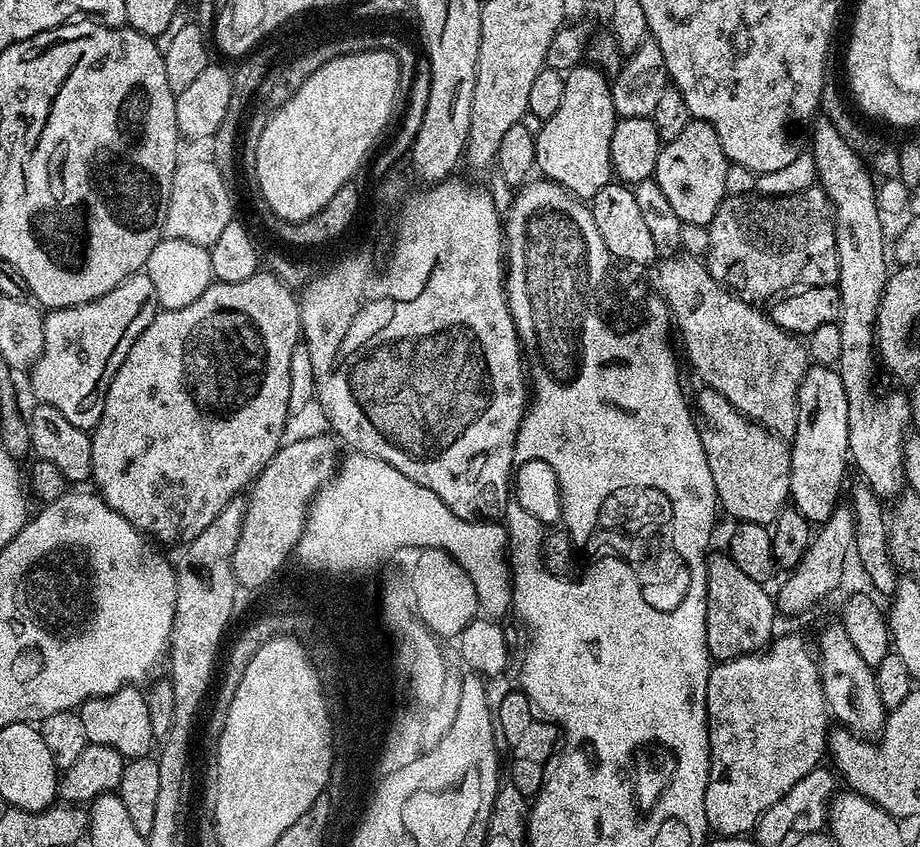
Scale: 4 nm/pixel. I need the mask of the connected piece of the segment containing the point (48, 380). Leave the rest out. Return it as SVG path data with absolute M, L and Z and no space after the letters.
M144 270L128 276L117 288L110 290L110 294L102 294L102 298L94 302L73 308L51 309L44 317L44 350L40 360L30 369L32 392L37 396L35 399L41 404L54 406L54 410L59 410L69 422L74 422L74 426L85 430L95 428L102 418L102 406L106 402L102 385L114 378L126 354L130 354L130 346L138 342L138 334L142 334L146 326L150 326L157 311L154 282L150 282L148 273Z

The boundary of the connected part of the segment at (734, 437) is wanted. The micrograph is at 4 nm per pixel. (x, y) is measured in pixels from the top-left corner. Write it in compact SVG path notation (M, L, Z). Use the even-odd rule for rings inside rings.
M704 386L694 398L696 429L710 462L714 490L721 509L733 516L733 521L772 526L789 503L791 447L781 437L746 418L718 390Z

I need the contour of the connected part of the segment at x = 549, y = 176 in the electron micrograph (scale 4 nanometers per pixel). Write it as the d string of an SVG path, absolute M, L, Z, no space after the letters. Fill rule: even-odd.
M577 66L565 75L562 103L558 106L554 118L543 121L541 132L536 137L536 168L539 175L546 180L553 180L568 192L572 192L579 200L591 201L602 186L613 179L612 159L610 158L610 138L614 138L614 126L617 122L614 102L612 101L612 85L597 68Z

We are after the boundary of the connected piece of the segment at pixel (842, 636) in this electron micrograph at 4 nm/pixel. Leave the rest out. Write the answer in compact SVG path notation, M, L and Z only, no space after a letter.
M839 626L828 628L820 636L820 652L818 648L818 663L820 665L820 681L824 697L828 703L829 713L836 716L841 725L848 731L856 733L861 738L872 738L883 729L886 719L886 709L882 698L878 698L878 686L876 685L876 674L874 669L865 662L854 650L854 645L850 643L850 638L846 638L846 630Z

